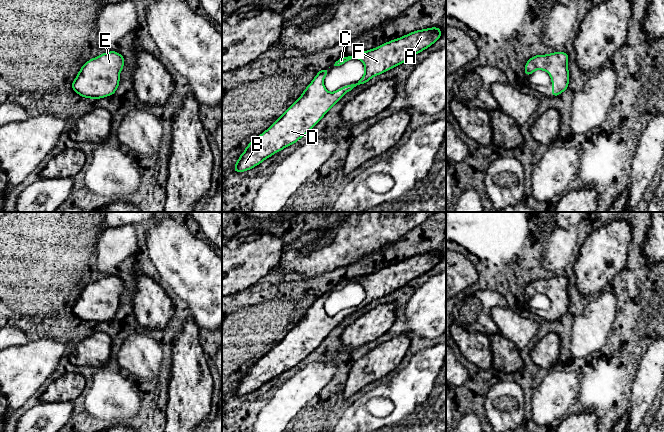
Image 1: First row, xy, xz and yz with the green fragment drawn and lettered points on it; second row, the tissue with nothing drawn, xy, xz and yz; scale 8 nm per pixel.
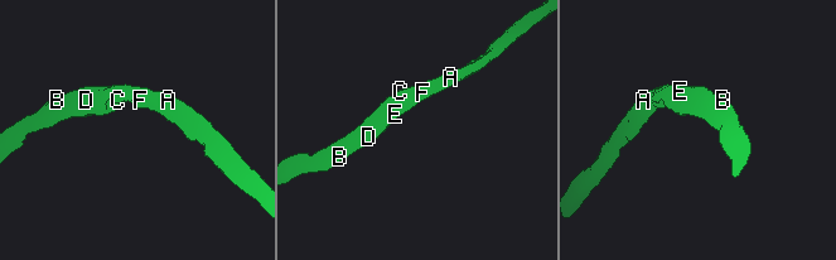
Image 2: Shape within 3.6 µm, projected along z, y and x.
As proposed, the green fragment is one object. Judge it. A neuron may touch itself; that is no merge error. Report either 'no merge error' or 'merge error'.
no merge error

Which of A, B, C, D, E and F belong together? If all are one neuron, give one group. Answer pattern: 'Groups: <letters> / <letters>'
Groups: A B C D E F

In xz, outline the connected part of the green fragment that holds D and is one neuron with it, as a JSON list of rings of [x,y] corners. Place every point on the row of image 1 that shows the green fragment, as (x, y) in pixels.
[[[440,28],[417,30],[372,50],[340,58],[334,66],[340,66],[349,60],[358,58],[364,63],[365,74],[357,83],[344,86],[336,92],[329,93],[323,84],[329,68],[320,70],[303,94],[287,111],[264,133],[248,144],[234,166],[234,172],[244,172],[254,168],[276,152],[296,143],[345,93],[368,82],[372,77],[400,65],[431,46],[439,38],[441,38]]]

